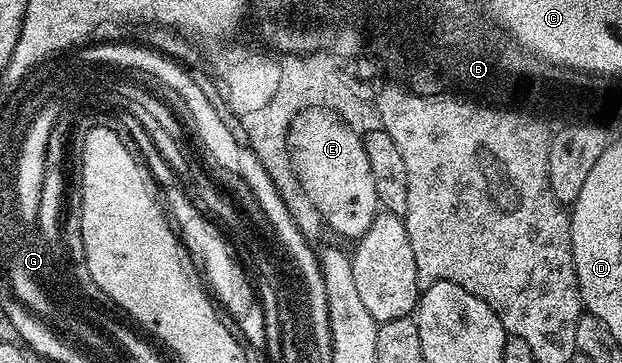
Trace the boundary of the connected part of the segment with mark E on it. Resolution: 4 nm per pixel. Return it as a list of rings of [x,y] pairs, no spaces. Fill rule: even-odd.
[[[323,107],[297,119],[293,134],[296,171],[316,201],[313,210],[324,216],[332,230],[345,235],[349,241],[359,239],[378,214],[374,177],[370,177],[370,161],[366,161],[363,138],[342,118]]]

